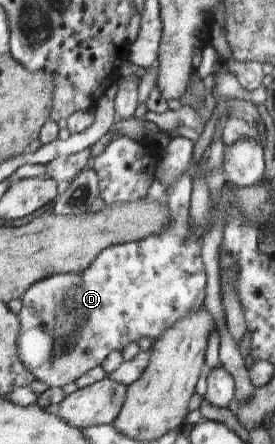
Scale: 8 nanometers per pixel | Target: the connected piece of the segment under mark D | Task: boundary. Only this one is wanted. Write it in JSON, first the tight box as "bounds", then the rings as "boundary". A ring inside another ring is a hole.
{"bounds":[18,172,206,387],"boundary":[[[191,172],[183,173],[174,183],[168,186],[164,201],[170,210],[170,222],[160,235],[152,234],[140,241],[123,243],[122,245],[111,245],[103,249],[98,254],[97,260],[93,262],[89,269],[84,270],[82,273],[78,273],[77,275],[75,273],[59,273],[53,277],[47,277],[42,281],[36,282],[34,285],[31,285],[29,290],[26,290],[26,294],[21,297],[22,308],[18,313],[18,317],[22,319],[22,330],[19,333],[19,358],[22,358],[23,364],[26,365],[27,370],[31,371],[35,379],[45,382],[49,387],[62,387],[67,383],[75,382],[85,372],[89,372],[91,368],[103,364],[109,354],[121,351],[129,342],[138,342],[140,338],[150,338],[151,341],[154,341],[181,317],[186,317],[191,311],[203,308],[206,286],[205,268],[201,260],[199,234],[195,235],[190,229],[191,220],[188,216],[192,193],[192,177],[193,173]]]}

